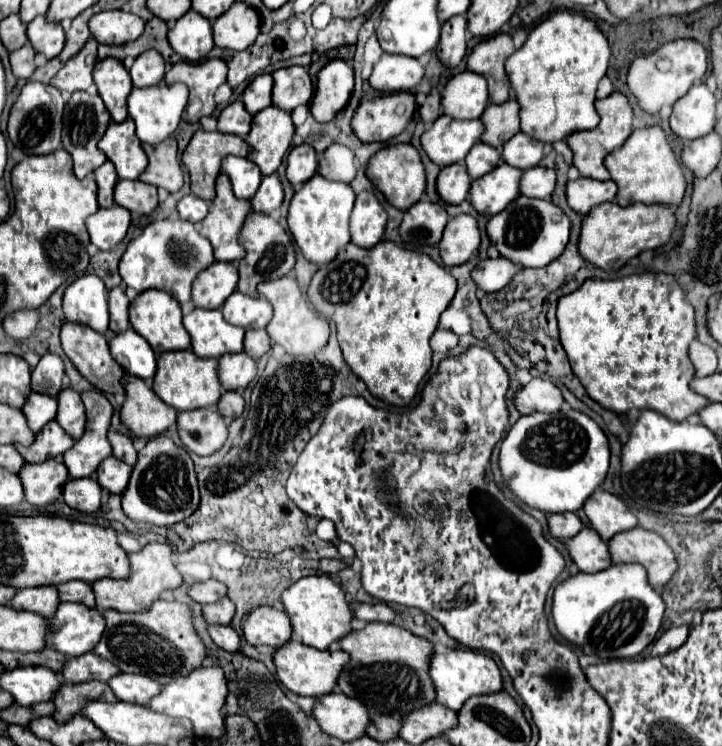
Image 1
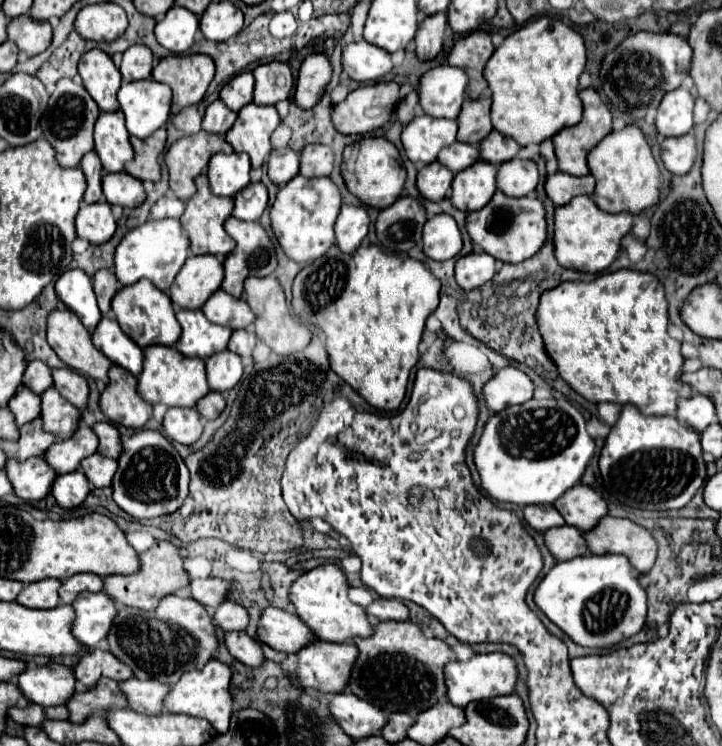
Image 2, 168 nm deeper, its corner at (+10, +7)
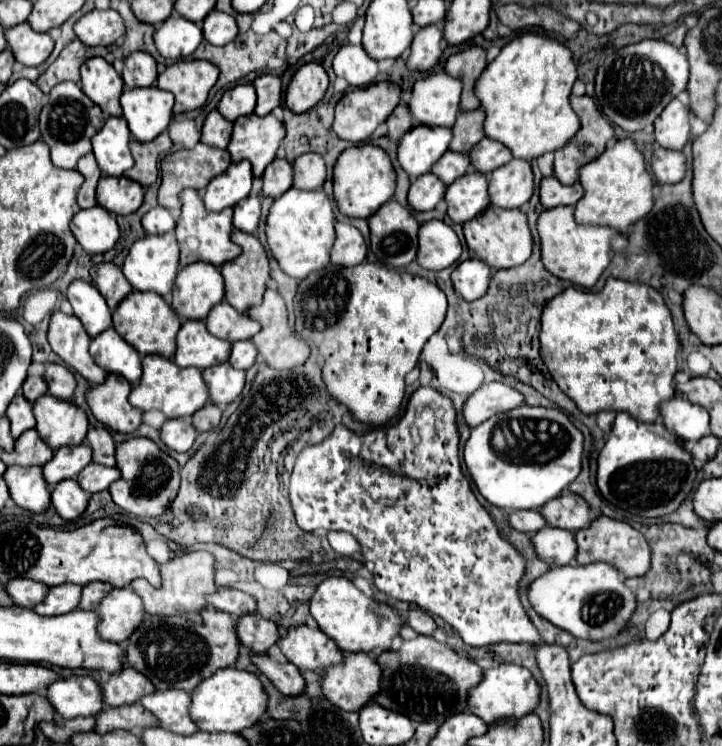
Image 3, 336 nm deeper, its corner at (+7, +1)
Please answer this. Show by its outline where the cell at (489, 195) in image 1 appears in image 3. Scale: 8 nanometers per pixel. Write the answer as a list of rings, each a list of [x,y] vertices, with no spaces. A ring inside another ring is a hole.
[[[468,171],[446,189],[448,215],[454,223],[466,223],[490,205],[488,179],[480,171]]]

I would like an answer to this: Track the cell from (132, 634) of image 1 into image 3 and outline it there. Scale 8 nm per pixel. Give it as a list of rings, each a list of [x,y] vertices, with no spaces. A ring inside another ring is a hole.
[[[206,607],[200,611],[202,623],[194,623],[182,615],[150,617],[146,615],[142,625],[124,643],[126,665],[140,671],[150,679],[156,689],[182,689],[190,693],[202,679],[214,671],[232,665],[238,657],[236,621],[232,615]]]

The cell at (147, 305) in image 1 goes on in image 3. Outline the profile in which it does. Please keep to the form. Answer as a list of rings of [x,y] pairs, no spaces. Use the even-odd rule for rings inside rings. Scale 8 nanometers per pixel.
[[[132,291],[114,311],[114,329],[140,353],[140,355],[162,355],[166,359],[172,359],[176,351],[176,333],[180,329],[180,319],[172,311],[172,307],[154,291]]]

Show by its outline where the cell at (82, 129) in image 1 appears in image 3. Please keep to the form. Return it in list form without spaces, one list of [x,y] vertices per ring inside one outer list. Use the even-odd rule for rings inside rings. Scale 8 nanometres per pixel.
[[[74,81],[58,83],[50,91],[50,95],[42,107],[42,113],[40,113],[42,139],[50,147],[52,163],[60,169],[76,169],[78,159],[92,151],[90,139],[94,133],[100,131],[102,125],[104,125],[102,109],[96,103],[92,103]]]

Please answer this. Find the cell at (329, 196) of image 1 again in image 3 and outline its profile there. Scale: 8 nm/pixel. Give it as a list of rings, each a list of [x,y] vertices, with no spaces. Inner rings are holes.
[[[288,189],[282,197],[274,201],[266,221],[268,247],[282,271],[294,279],[306,279],[312,271],[318,271],[330,263],[330,249],[334,243],[334,207],[324,189],[304,191]]]

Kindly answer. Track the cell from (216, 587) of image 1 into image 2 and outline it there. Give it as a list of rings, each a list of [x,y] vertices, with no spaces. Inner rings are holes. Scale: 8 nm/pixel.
[[[217,577],[207,579],[193,579],[191,581],[191,597],[197,599],[209,613],[215,611],[223,601],[227,601],[227,595],[231,591],[231,583]]]

